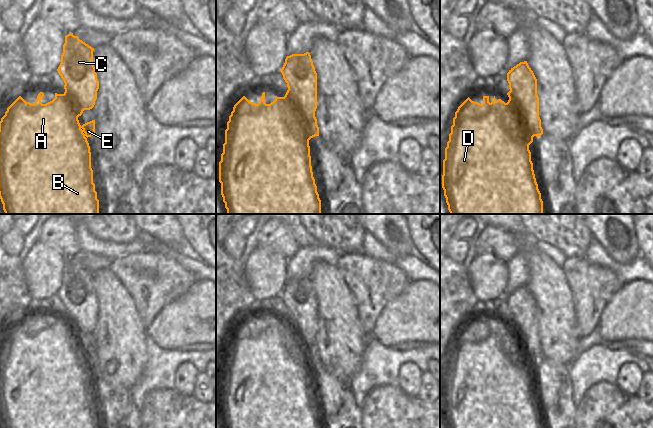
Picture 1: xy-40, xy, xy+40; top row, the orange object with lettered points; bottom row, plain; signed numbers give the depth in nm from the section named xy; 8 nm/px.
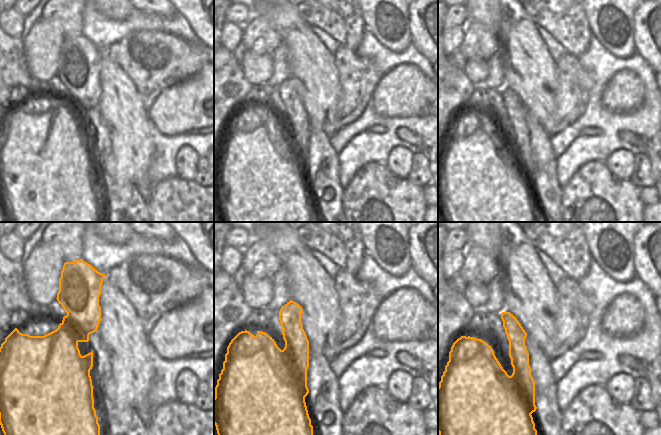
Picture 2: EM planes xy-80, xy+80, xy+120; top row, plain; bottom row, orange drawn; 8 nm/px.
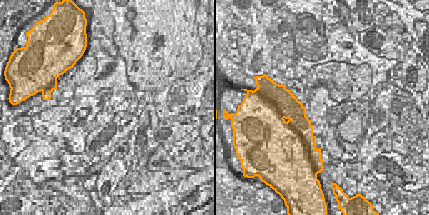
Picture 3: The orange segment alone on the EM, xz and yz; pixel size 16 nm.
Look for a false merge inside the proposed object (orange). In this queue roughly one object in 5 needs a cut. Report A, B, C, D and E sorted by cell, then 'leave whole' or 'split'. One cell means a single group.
A B C D E; leave whole

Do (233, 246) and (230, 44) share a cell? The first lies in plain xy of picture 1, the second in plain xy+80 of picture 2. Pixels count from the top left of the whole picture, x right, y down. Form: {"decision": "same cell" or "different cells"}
{"decision": "same cell"}

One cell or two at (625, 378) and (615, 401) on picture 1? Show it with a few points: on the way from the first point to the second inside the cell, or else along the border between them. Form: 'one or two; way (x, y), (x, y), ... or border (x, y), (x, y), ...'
two; border (615, 383), (626, 393), (634, 394)

